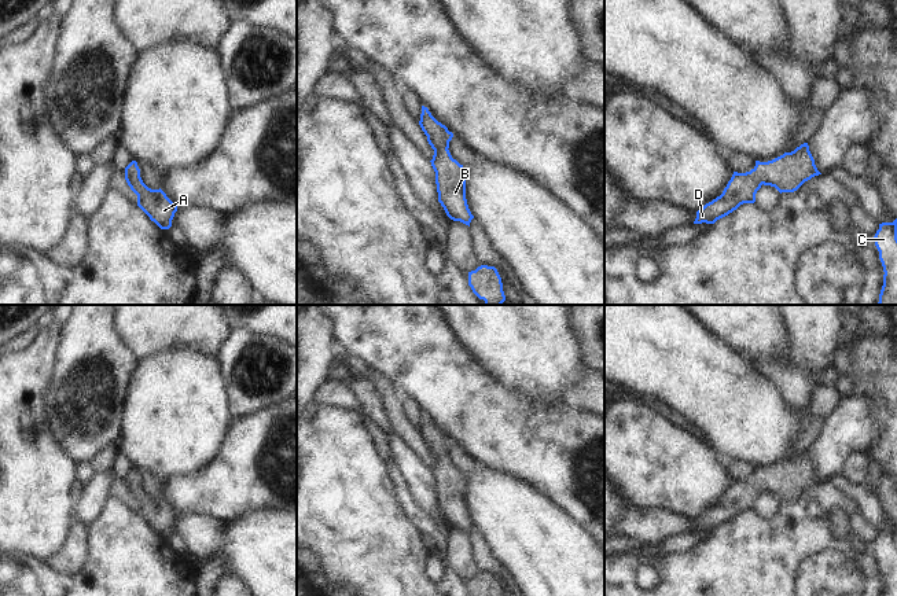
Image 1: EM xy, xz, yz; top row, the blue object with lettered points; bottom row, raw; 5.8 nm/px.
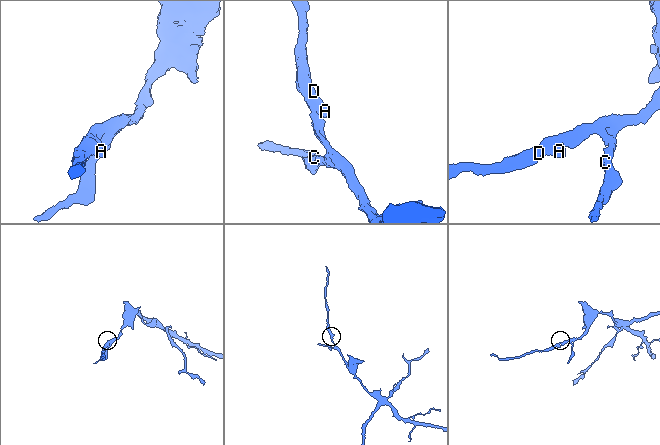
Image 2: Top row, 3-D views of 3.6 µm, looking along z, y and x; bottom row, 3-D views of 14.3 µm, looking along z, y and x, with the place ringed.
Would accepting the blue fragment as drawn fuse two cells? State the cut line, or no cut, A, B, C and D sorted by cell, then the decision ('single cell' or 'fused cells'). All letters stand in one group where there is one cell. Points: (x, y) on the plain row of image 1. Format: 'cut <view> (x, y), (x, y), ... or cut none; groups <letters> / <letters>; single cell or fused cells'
cut none; groups A B C D; single cell

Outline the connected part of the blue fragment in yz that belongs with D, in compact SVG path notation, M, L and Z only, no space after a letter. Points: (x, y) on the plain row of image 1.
M808 450L791 460L768 468L756 468L756 474L746 481L734 479L723 501L696 519L694 531L714 531L743 511L754 511L761 493L775 494L782 500L794 500L805 489L821 482L809 459Z

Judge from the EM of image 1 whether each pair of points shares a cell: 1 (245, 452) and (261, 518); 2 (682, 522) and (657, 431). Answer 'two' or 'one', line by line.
1: two
2: two

